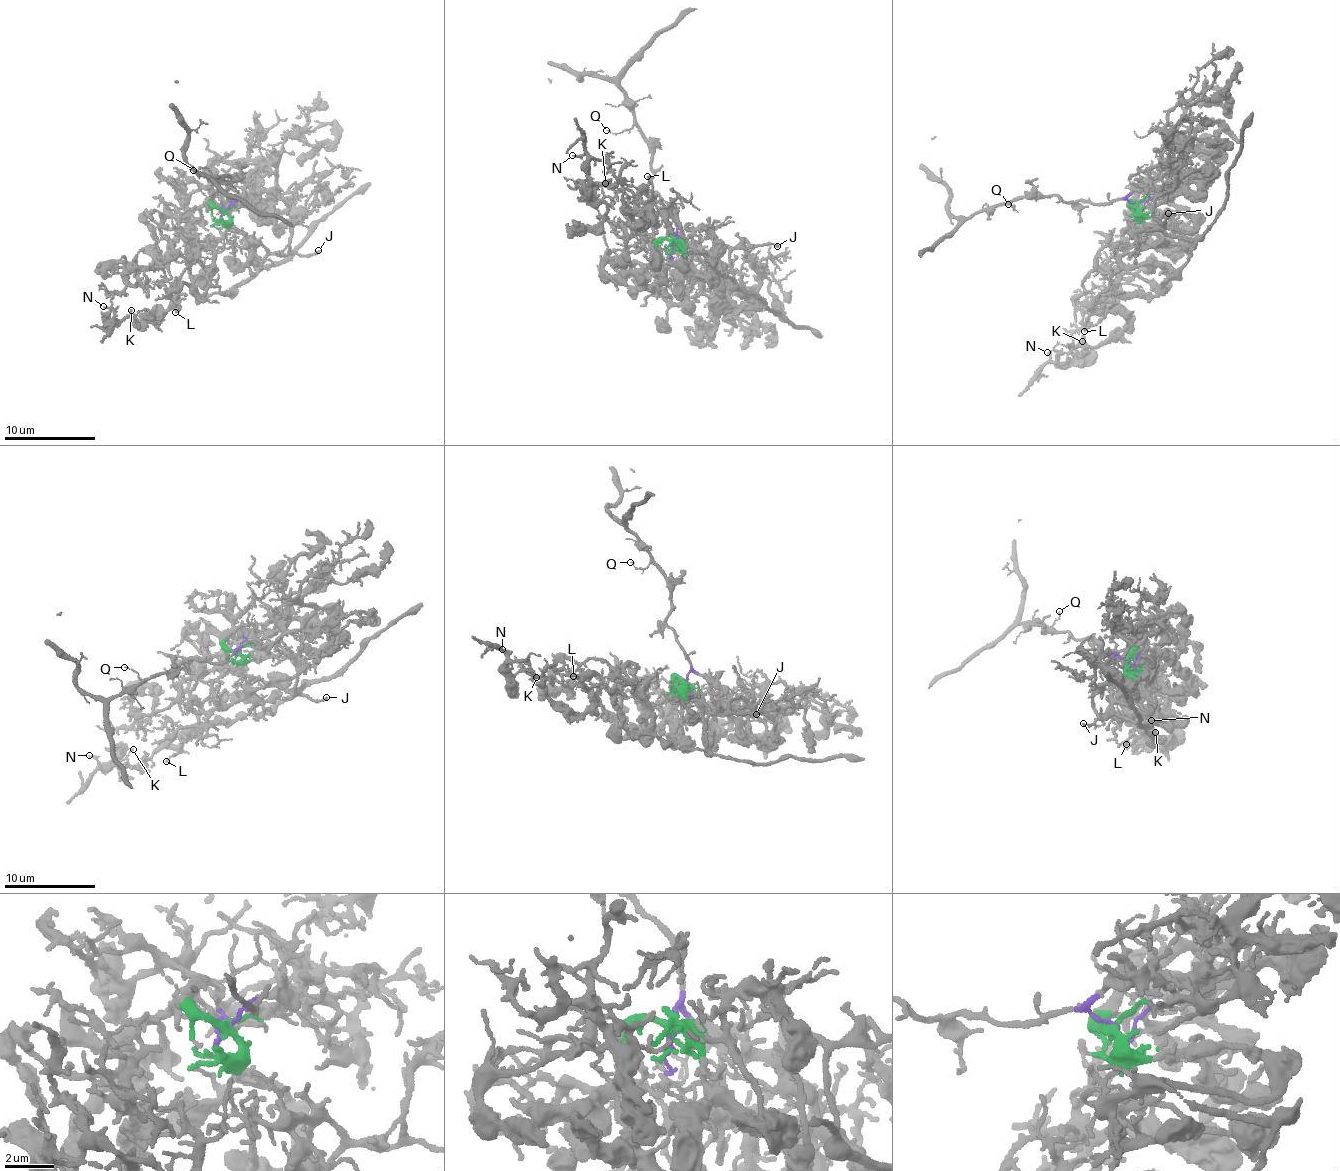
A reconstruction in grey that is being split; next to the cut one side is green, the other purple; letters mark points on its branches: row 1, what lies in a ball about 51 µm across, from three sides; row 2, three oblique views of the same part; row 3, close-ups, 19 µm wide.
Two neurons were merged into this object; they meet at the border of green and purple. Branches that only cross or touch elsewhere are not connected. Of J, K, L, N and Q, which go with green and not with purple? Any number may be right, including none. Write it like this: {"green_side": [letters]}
{"green_side": ["J", "K", "L", "N"]}

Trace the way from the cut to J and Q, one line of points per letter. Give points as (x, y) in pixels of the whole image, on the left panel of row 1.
J: (221, 214), (229, 221), (228, 225), (243, 230), (250, 256), (261, 244), (272, 252), (303, 256), (319, 250)
Q: (221, 214), (236, 201), (228, 200), (223, 192), (219, 192), (234, 177), (226, 173), (209, 181), (194, 171)

